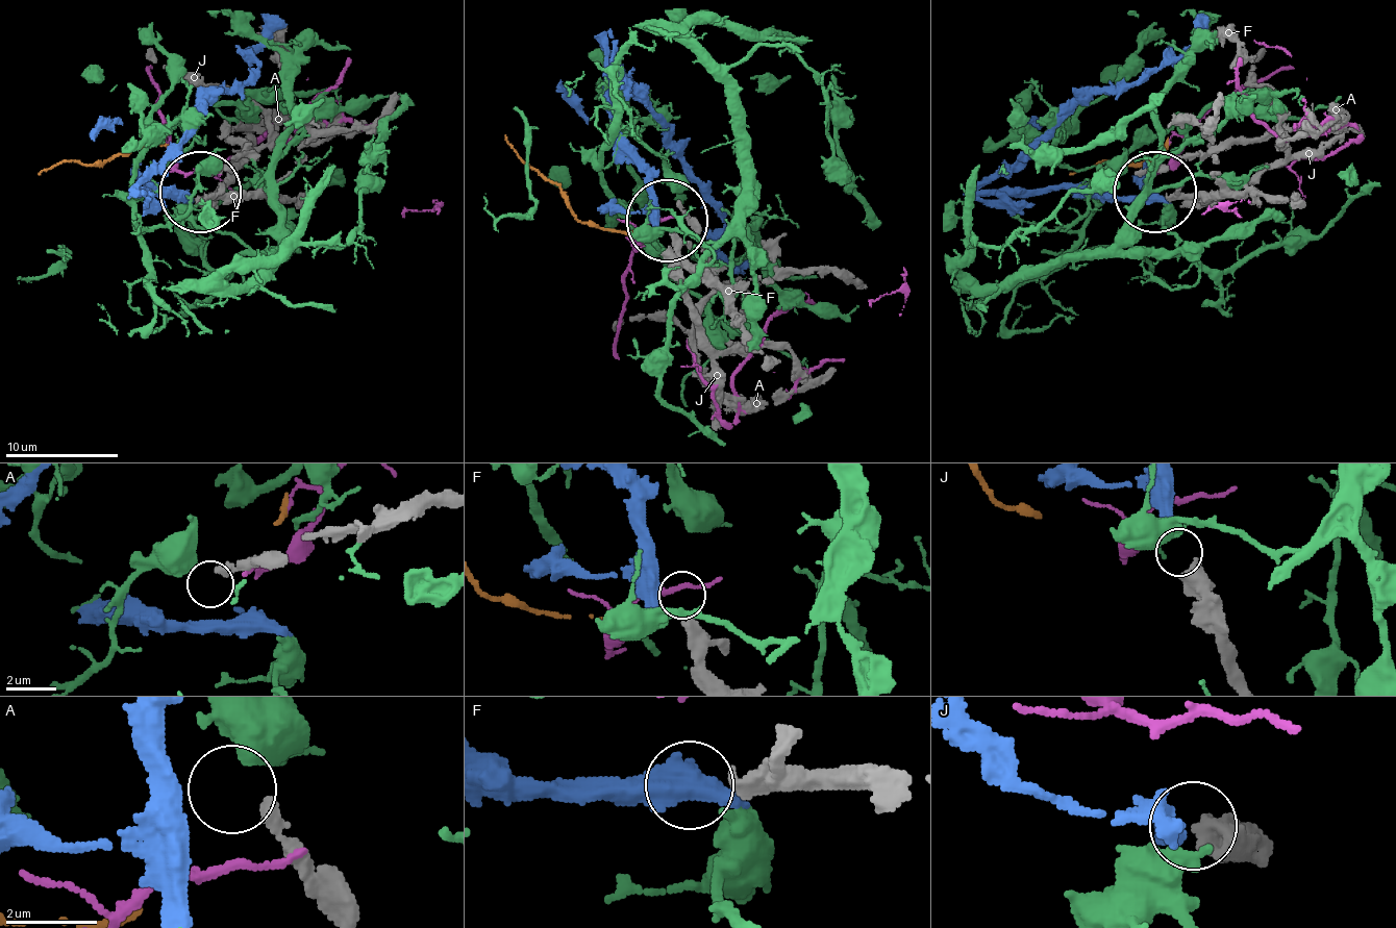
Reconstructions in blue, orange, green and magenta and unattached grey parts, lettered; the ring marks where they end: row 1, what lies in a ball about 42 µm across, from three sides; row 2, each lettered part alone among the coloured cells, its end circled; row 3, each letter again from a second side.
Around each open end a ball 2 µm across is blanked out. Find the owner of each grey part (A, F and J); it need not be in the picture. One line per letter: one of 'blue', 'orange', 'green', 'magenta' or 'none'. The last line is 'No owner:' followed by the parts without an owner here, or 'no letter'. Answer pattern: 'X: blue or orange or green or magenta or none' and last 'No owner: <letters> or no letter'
A: none
F: none
J: blue
No owner: A, F

